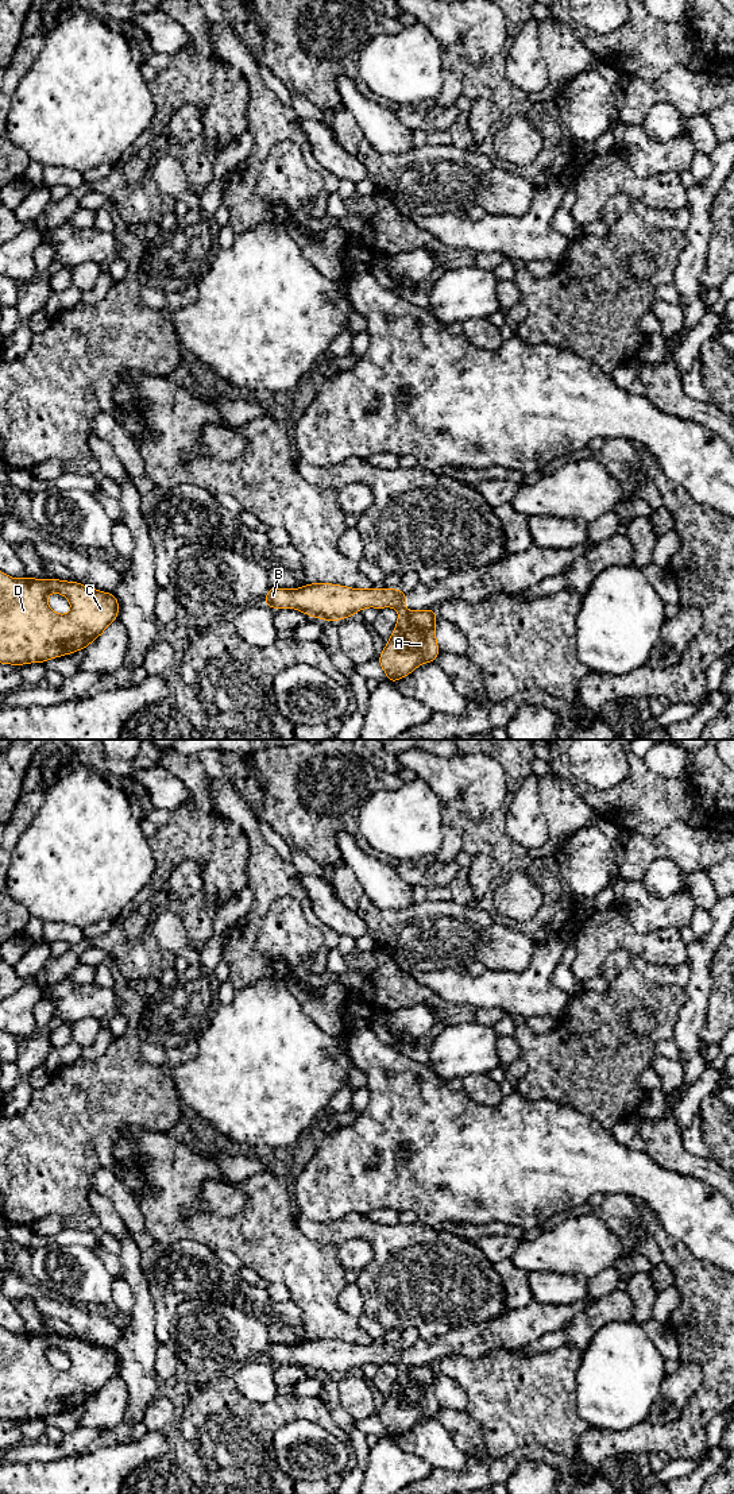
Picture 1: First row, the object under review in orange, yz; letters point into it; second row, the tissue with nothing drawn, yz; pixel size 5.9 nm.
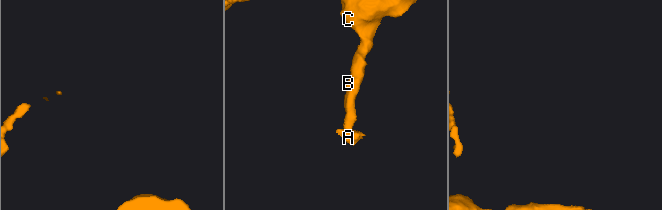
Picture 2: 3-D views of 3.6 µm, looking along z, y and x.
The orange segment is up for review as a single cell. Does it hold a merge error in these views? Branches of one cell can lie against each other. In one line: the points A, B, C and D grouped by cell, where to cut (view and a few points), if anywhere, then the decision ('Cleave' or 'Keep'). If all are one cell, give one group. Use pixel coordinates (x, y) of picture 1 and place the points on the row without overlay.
Groups: A / B C D. Split along yz (402, 1362), (398, 1365). Cleave

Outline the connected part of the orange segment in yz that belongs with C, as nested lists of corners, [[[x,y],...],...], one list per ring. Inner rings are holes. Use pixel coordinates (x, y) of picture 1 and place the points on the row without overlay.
[[[0,1327],[0,1418],[15,1422],[72,1410],[86,1405],[108,1381],[119,1375],[119,1356],[115,1348],[104,1348],[76,1336],[15,1335]],[[59,1348],[70,1356],[72,1366],[61,1371],[47,1360],[47,1351]]]

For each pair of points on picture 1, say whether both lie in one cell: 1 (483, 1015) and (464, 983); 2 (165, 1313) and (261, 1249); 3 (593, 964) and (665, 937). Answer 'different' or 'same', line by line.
1: different
2: different
3: same

